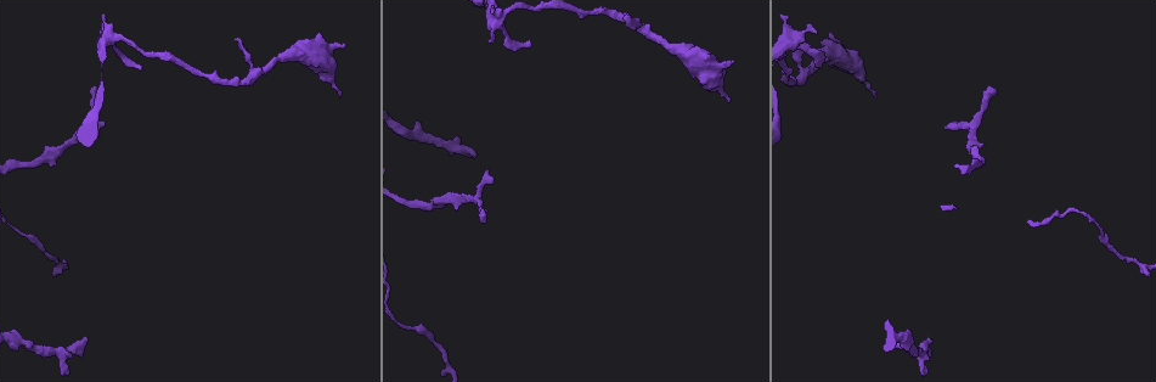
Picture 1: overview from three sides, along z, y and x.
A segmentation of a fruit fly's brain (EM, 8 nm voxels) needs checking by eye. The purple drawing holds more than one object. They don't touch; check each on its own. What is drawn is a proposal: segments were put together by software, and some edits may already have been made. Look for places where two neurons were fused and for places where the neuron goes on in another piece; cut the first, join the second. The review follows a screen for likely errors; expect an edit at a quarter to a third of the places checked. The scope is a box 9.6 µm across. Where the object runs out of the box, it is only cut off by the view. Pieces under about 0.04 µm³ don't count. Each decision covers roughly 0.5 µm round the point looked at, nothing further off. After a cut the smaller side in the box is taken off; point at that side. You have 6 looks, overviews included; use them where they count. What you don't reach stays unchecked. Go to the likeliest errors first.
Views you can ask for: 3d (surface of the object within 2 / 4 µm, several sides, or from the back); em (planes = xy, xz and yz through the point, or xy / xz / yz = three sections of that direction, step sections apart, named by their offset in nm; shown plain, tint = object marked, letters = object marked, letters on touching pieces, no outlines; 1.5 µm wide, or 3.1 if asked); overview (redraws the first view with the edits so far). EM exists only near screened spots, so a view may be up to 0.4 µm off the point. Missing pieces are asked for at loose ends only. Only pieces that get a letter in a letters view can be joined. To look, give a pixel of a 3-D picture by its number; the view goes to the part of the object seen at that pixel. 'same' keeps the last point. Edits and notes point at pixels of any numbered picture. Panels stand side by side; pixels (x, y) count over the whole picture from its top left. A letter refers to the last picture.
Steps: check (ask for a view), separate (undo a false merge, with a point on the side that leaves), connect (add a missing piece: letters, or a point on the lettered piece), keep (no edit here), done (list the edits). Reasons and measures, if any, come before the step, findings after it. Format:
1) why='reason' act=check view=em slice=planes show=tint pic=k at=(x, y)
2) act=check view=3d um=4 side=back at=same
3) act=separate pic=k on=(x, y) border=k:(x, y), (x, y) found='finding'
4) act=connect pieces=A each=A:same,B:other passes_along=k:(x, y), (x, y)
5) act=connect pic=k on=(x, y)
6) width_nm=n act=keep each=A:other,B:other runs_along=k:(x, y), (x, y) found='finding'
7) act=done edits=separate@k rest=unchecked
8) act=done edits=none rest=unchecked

why='branch stops here' act=check view=3d um=4 pic=1 at=(475, 152)

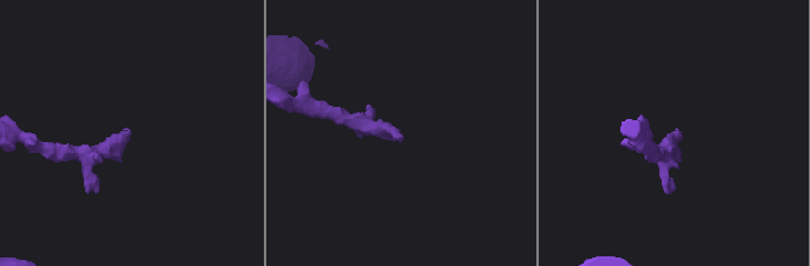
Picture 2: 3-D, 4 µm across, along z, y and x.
act=check view=em slice=yz step=8 show=letters pic=2 at=(678, 130)

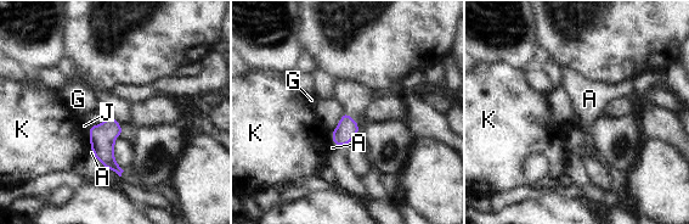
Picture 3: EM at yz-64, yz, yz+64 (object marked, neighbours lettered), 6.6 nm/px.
width_nm=140 act=connect pieces=A each=A:same,G:other,J:other,K:other passes_along=3:(346, 129), (333, 140), (332, 147) found='it goes on there'

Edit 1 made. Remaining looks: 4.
act=check view=overview

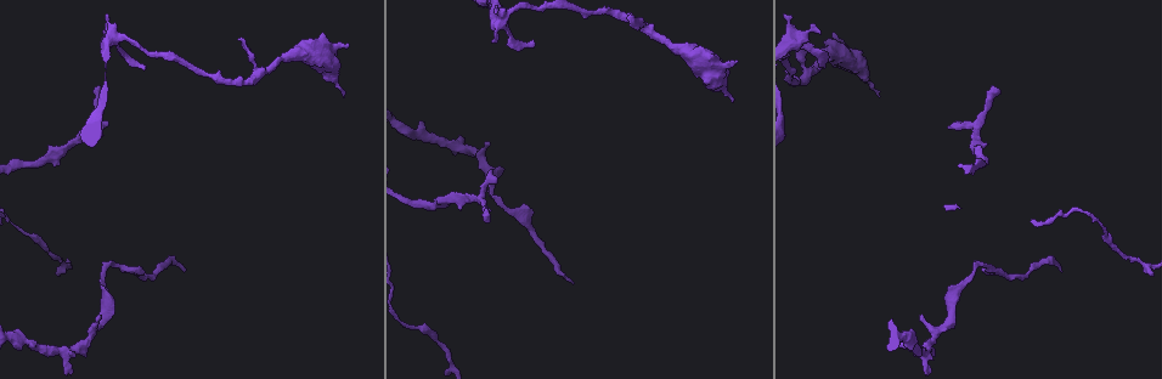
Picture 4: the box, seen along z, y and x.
why='free end' act=check view=3d um=2 pic=4 at=(626, 17)

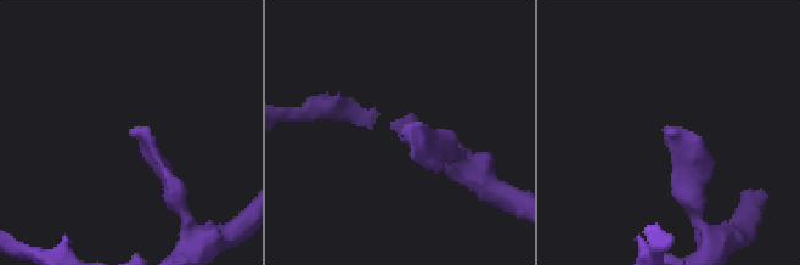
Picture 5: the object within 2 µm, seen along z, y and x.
act=check view=em slice=planes show=letters pic=5 at=(403, 129)

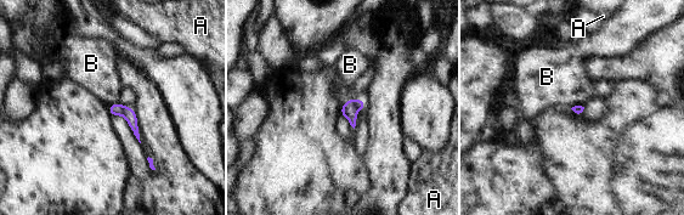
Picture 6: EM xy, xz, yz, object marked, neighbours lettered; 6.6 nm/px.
act=keep each=A:other,B:other border=6:(351, 98), (342, 106) found='none of them fits'

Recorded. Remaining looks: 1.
act=done edits=connect@3 rest=unchecked

